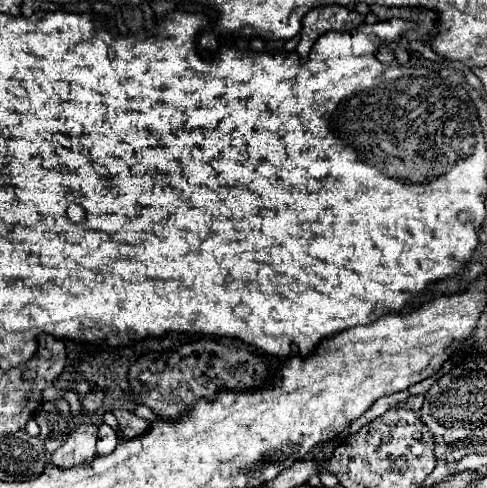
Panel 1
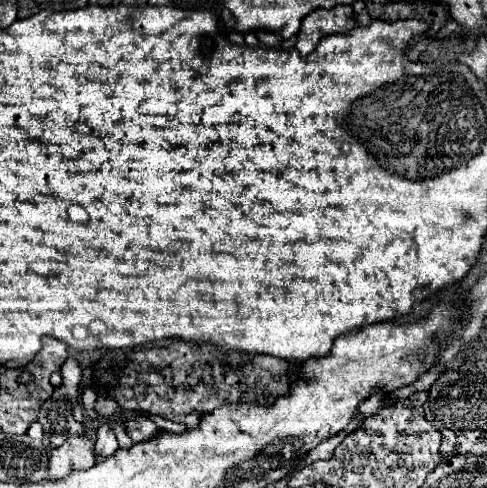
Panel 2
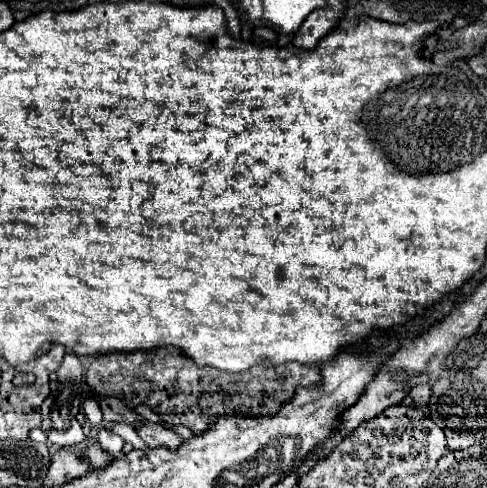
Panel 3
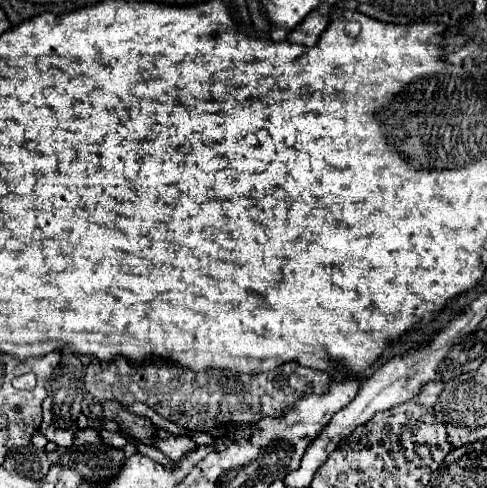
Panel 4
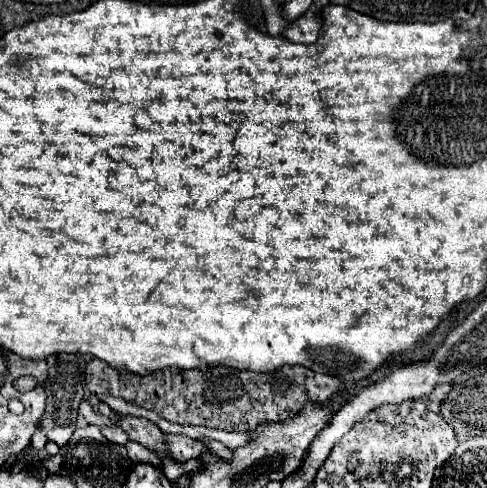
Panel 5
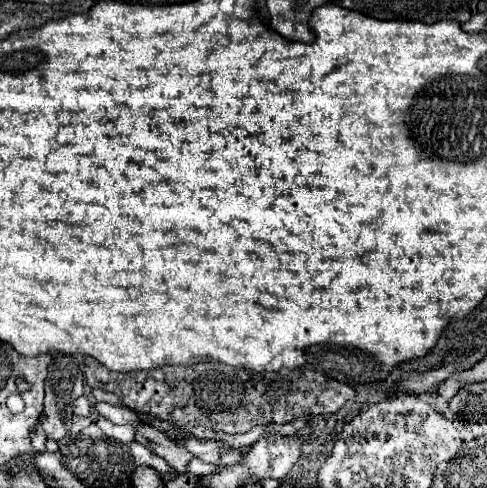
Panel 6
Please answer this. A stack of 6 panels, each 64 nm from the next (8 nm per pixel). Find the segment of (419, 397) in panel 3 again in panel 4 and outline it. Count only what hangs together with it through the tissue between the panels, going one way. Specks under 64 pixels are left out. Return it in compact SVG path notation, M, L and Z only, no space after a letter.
M428 382L422 386L422 390L418 392L416 400L422 404L422 406L434 406L438 394L442 392L442 384L440 382Z

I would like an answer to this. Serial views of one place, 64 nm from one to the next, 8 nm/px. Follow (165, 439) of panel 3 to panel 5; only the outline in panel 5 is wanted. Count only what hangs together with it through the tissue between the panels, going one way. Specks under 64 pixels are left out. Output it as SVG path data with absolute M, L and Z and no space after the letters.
M166 436L166 446L170 456L176 462L188 462L194 458L200 458L204 454L204 450L208 450L208 446L204 446L204 442L188 438L188 436Z

